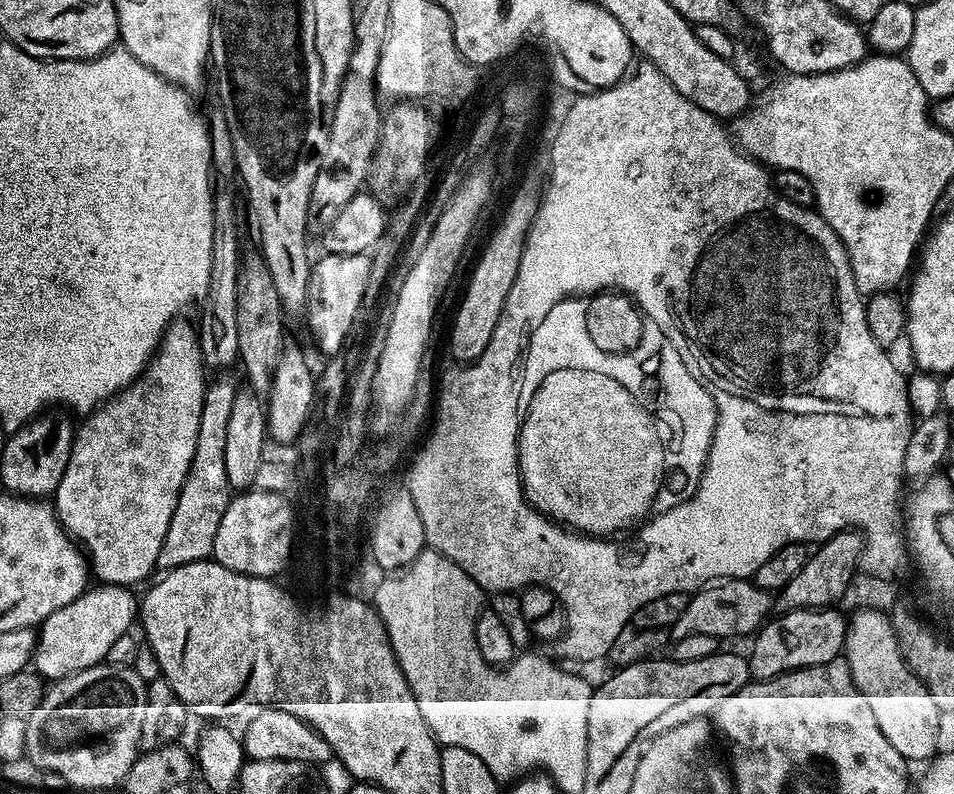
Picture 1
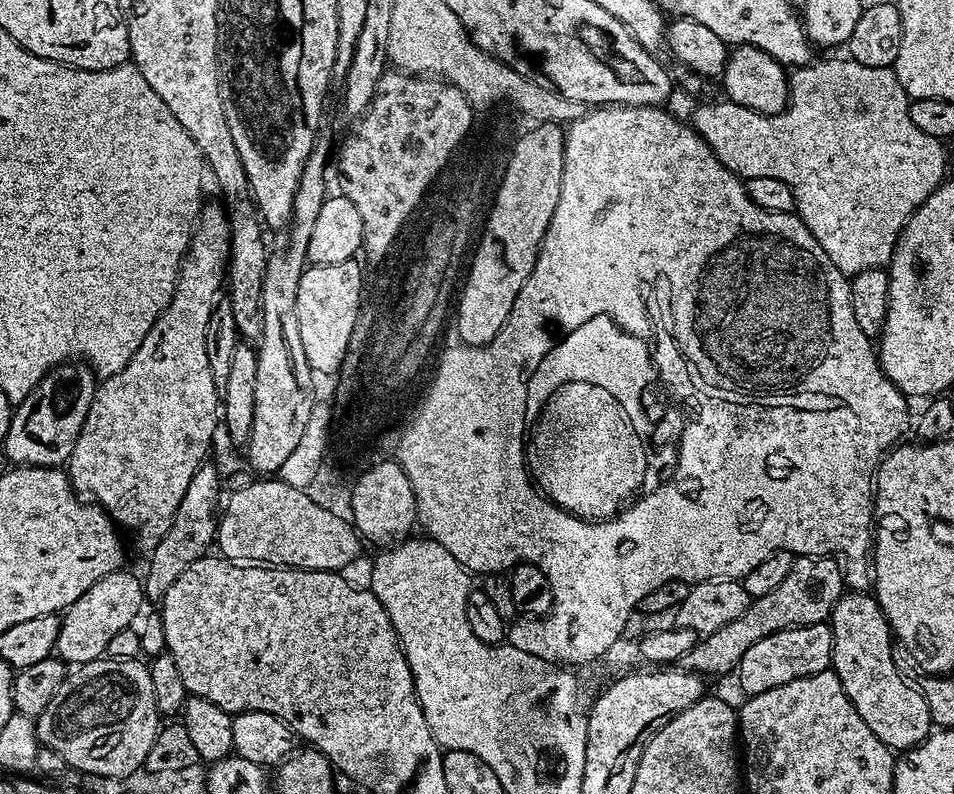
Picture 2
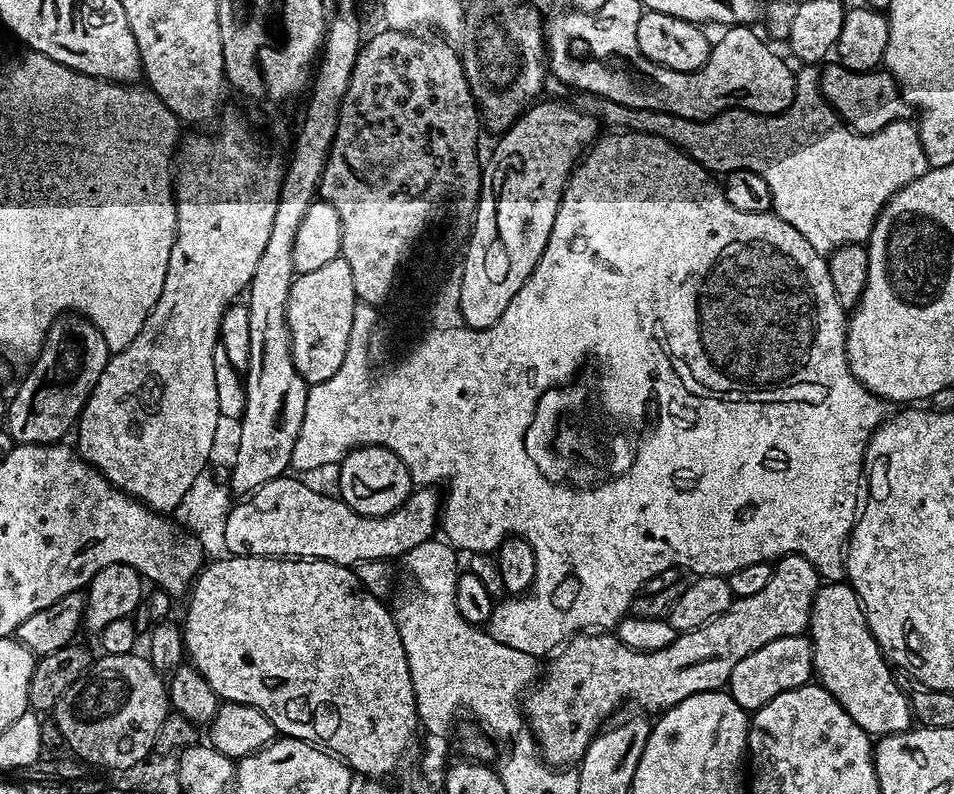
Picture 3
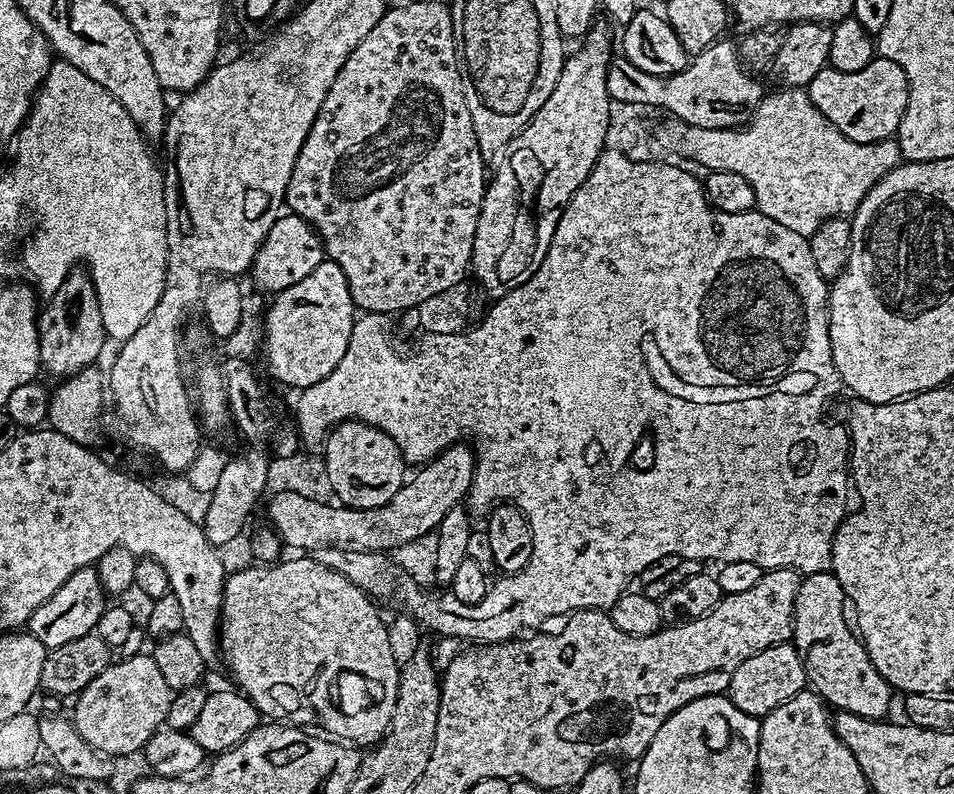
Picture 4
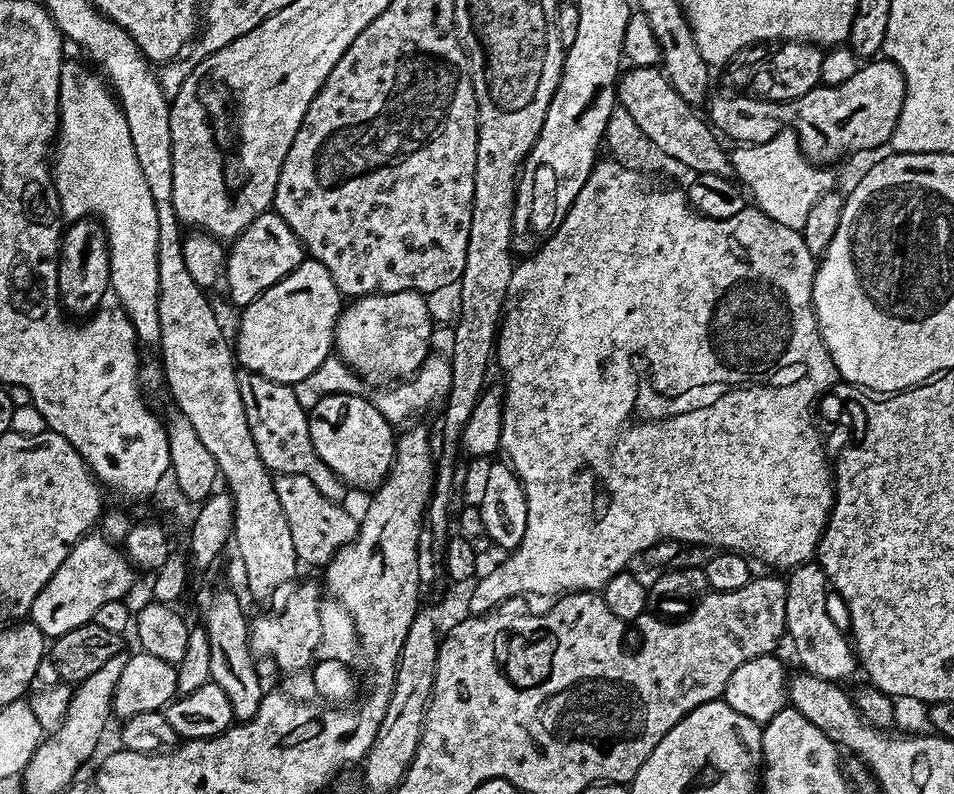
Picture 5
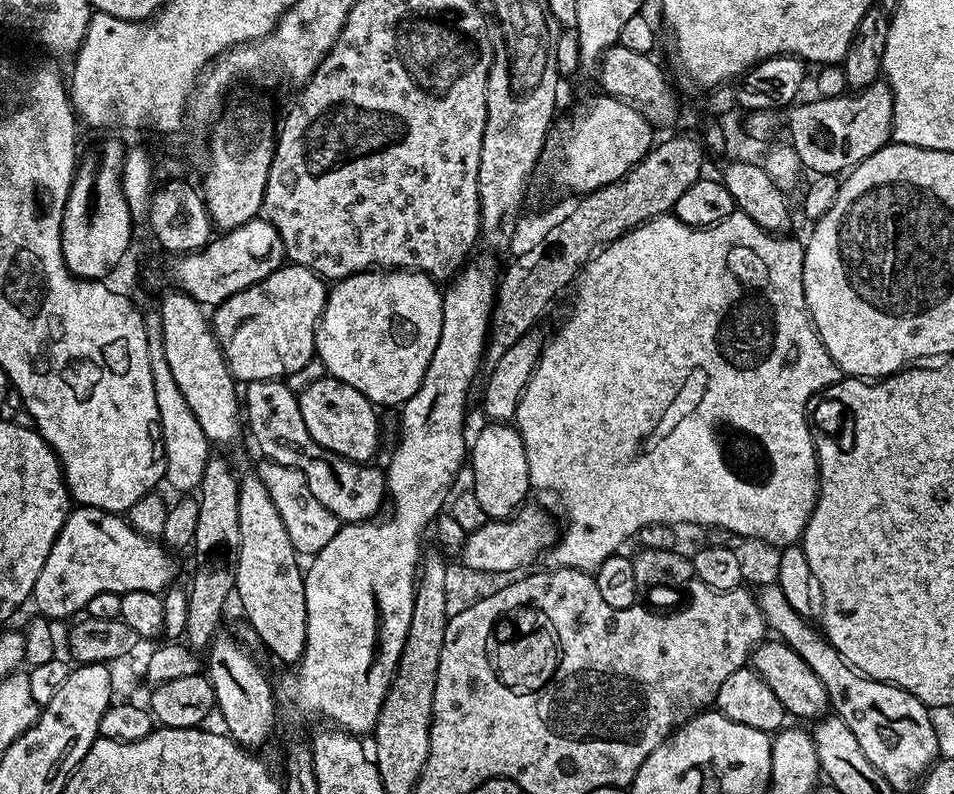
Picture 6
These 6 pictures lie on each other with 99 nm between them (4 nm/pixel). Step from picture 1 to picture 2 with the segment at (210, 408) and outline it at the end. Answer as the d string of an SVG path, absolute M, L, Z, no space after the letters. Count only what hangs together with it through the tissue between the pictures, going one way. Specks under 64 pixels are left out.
M205 462L190 480L170 530L160 539L158 546L151 549L148 570L146 576L143 575L142 578L144 599L147 603L161 603L166 591L178 580L179 575L184 573L194 561L209 553L218 527L220 483L222 483L222 477L212 462Z

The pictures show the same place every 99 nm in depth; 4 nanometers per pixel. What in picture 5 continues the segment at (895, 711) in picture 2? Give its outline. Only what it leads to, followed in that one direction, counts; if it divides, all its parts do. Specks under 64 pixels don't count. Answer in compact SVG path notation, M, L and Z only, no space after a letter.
M819 563L799 564L787 573L786 583L786 636L796 647L799 667L823 680L845 682L850 679L858 672L858 661L845 629L840 629L828 613L830 585Z

